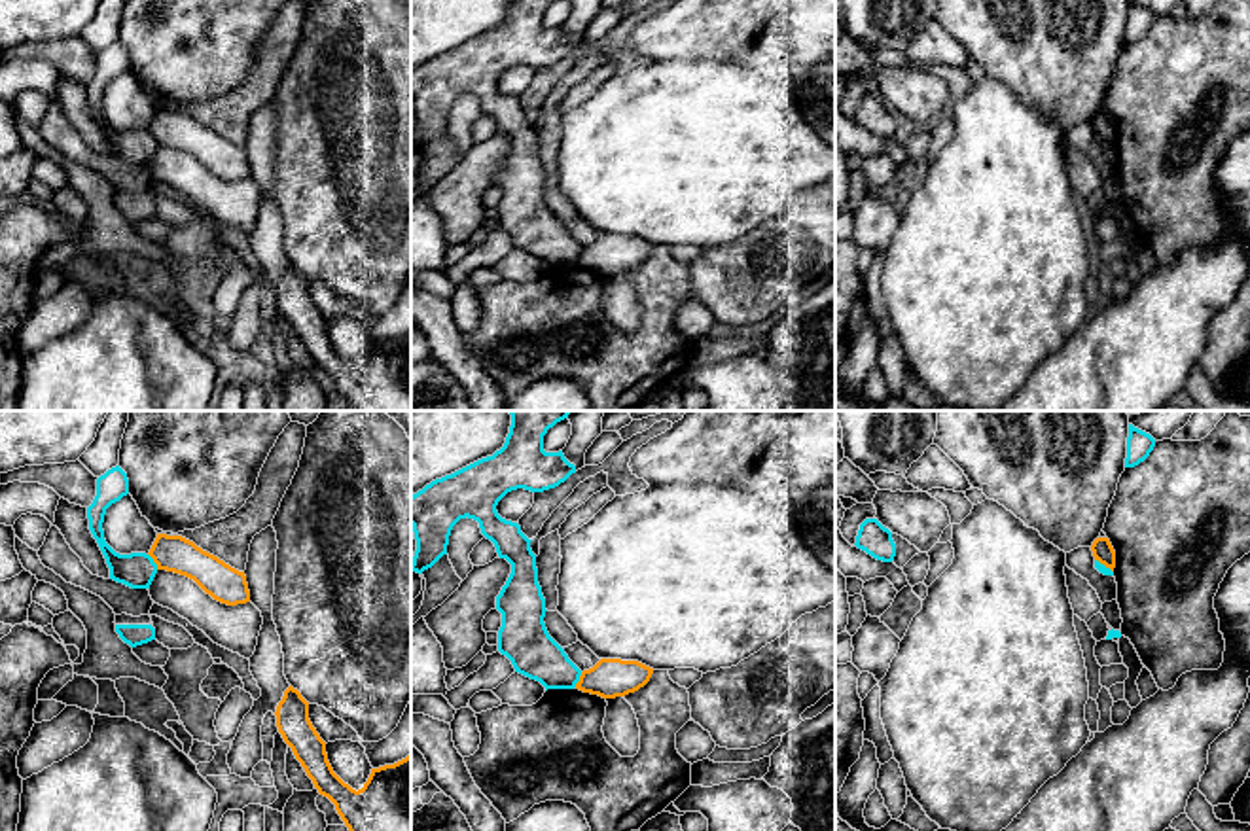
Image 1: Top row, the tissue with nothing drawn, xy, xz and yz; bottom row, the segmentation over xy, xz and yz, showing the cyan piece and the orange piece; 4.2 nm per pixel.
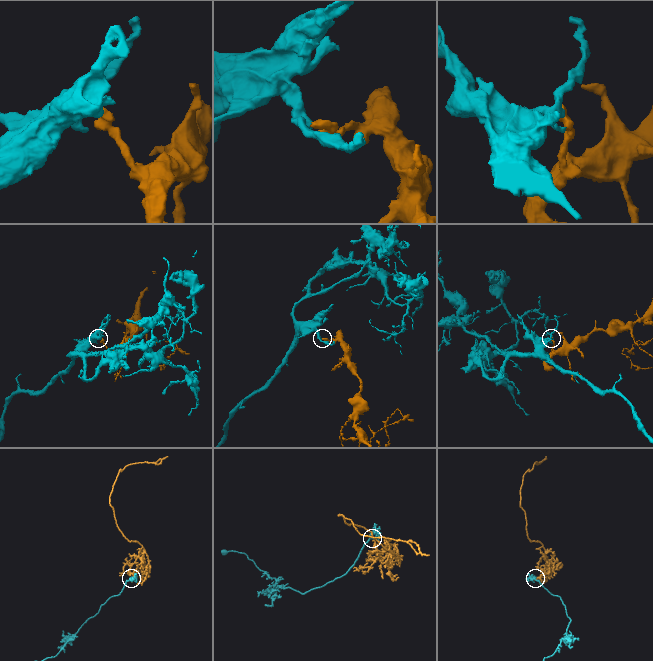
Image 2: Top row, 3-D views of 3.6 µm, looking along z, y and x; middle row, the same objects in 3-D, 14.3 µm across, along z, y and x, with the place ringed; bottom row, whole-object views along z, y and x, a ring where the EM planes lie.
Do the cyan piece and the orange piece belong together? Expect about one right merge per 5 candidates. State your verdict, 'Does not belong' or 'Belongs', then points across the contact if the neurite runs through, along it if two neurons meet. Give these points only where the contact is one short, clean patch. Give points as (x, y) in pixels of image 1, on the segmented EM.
Does not belong. Boundary: xy (148, 553), (158, 568)

